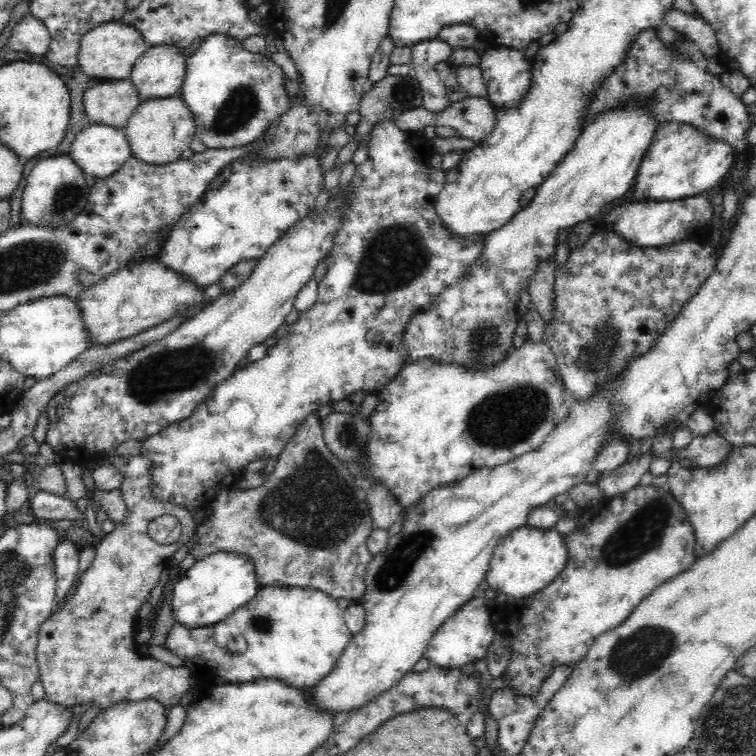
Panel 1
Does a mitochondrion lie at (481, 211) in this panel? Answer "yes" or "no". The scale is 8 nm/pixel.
no

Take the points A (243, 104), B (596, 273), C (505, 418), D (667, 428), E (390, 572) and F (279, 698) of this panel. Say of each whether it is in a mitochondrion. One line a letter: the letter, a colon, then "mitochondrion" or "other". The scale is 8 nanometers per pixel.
A: mitochondrion
B: other
C: mitochondrion
D: other
E: mitochondrion
F: other

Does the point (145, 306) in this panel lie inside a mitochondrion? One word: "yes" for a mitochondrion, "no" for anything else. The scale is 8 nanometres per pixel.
no

